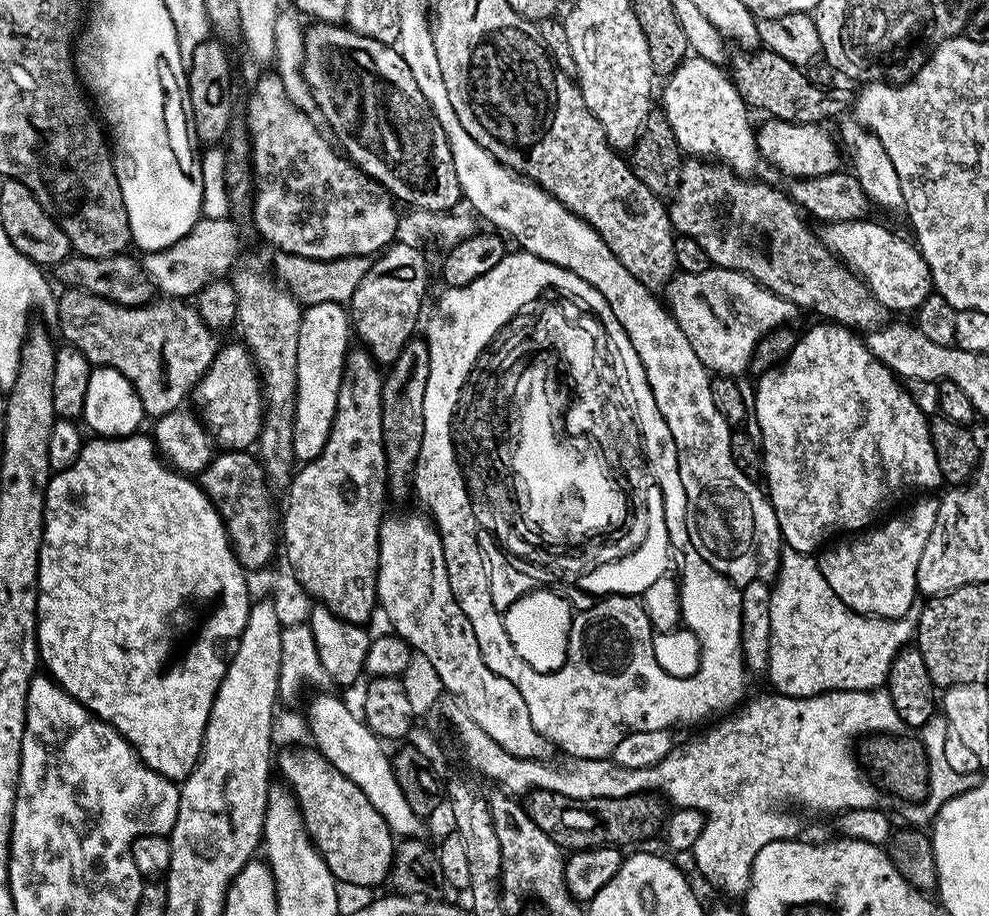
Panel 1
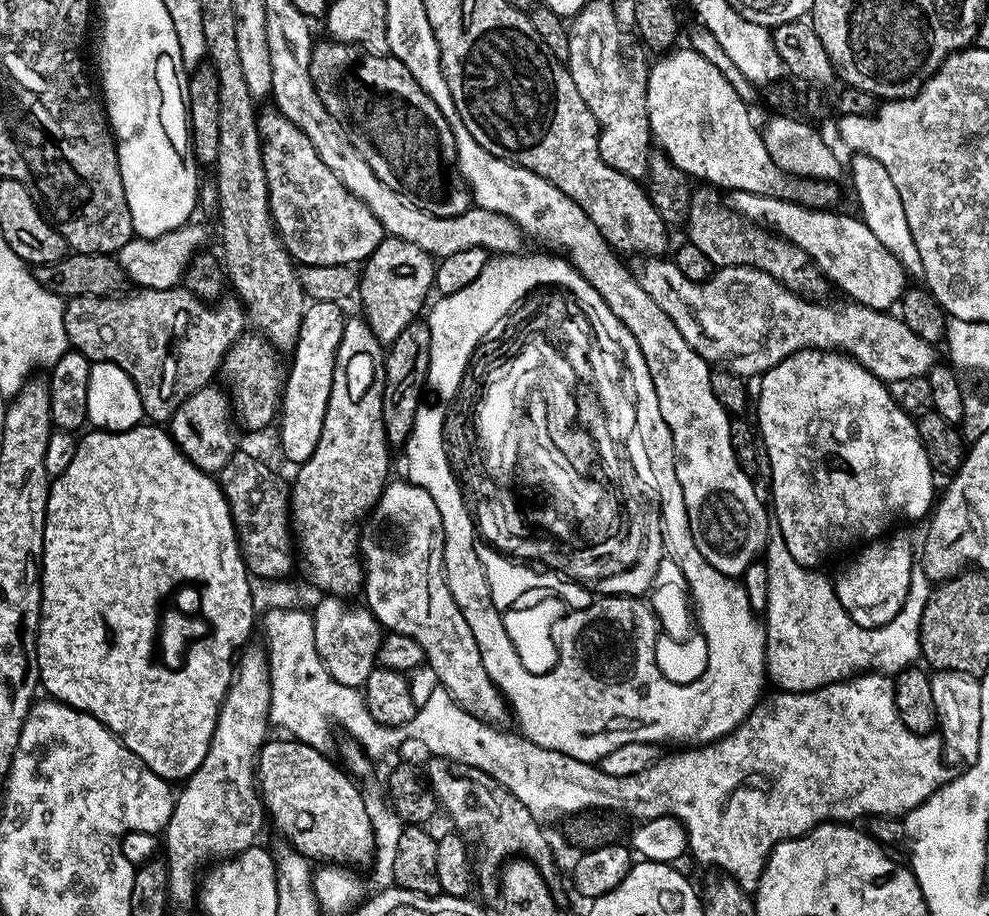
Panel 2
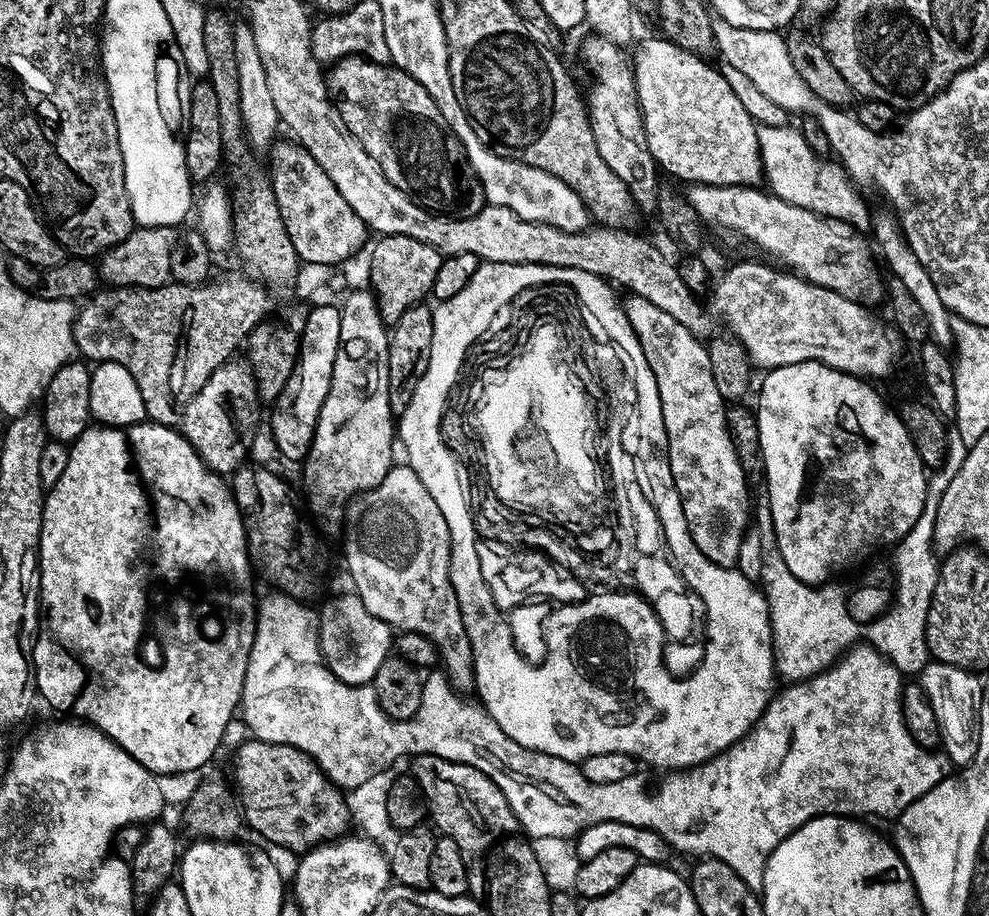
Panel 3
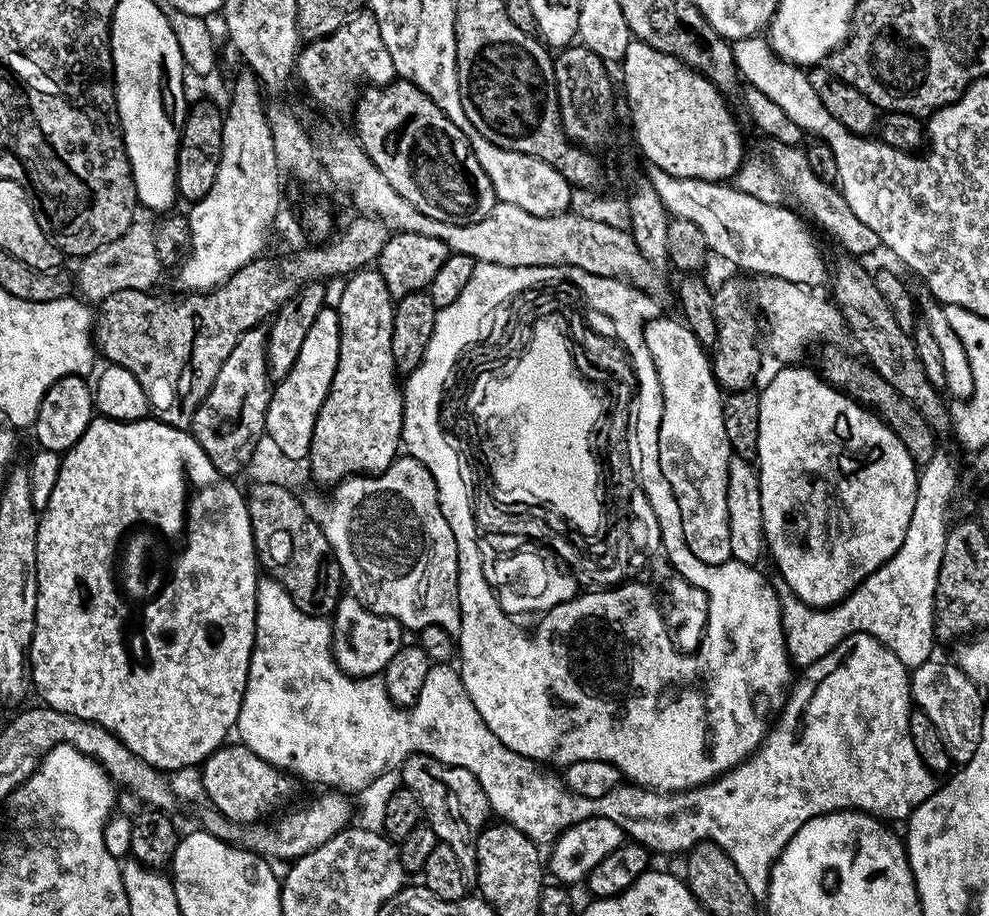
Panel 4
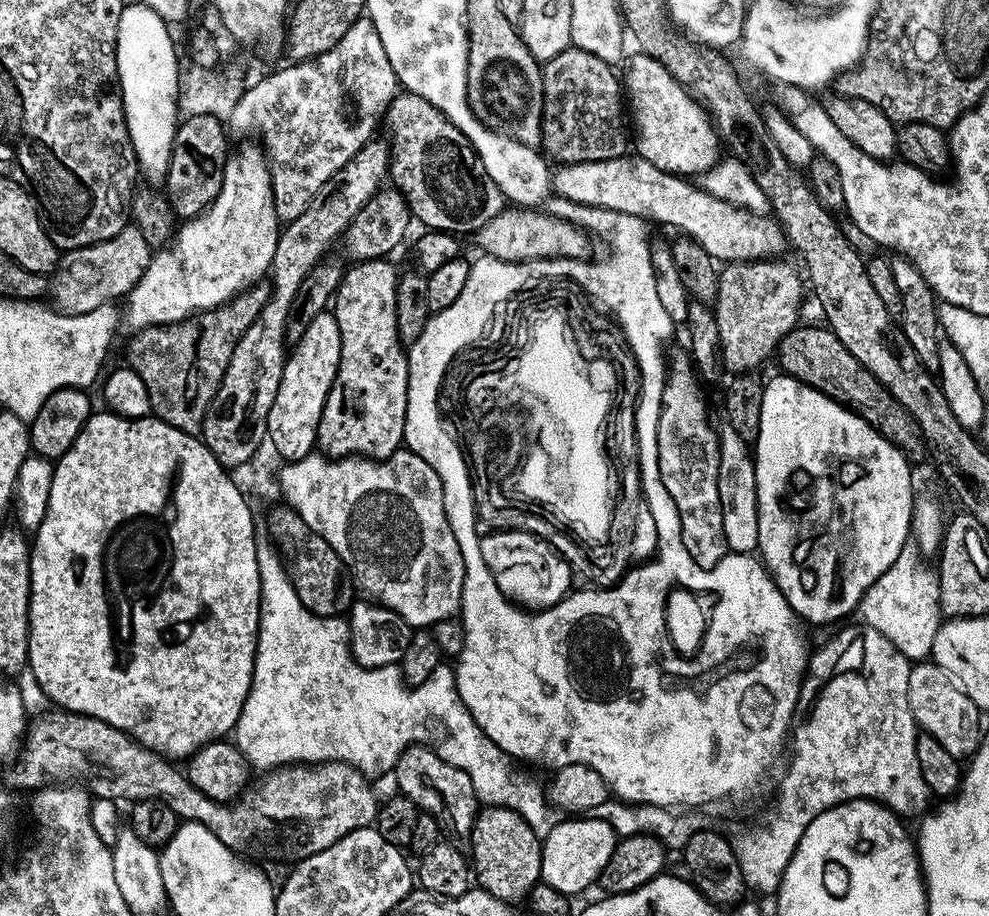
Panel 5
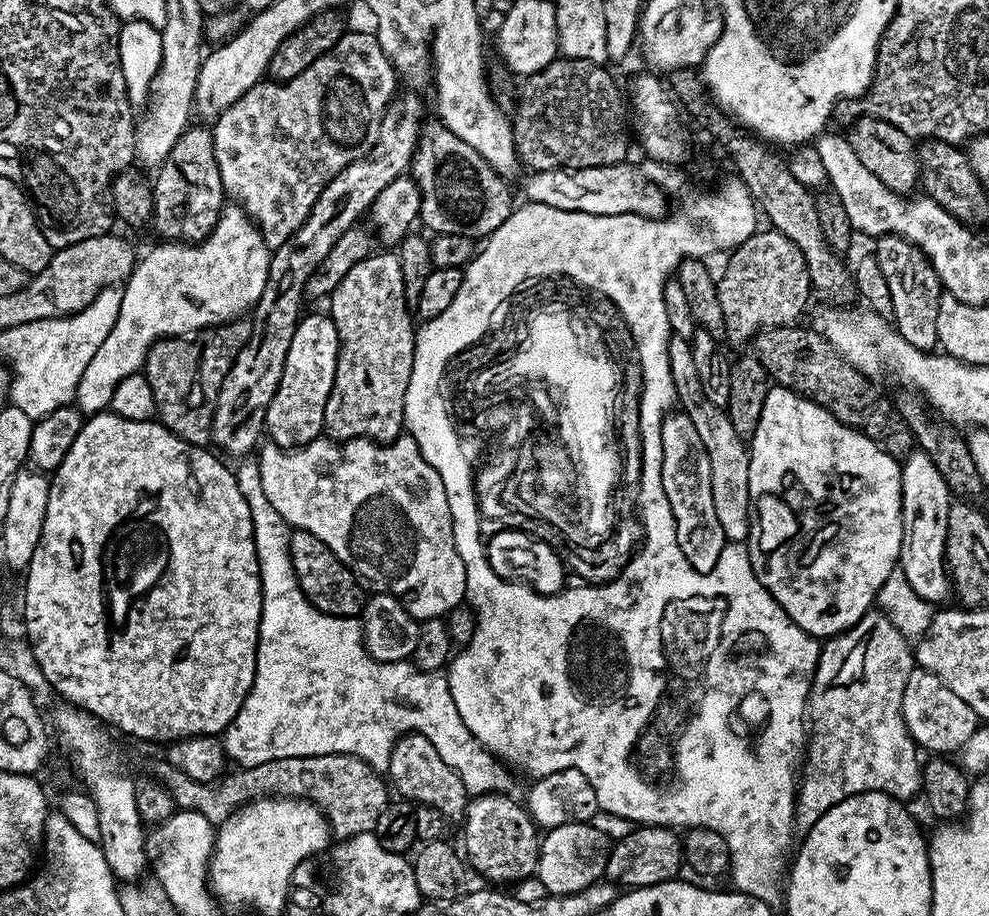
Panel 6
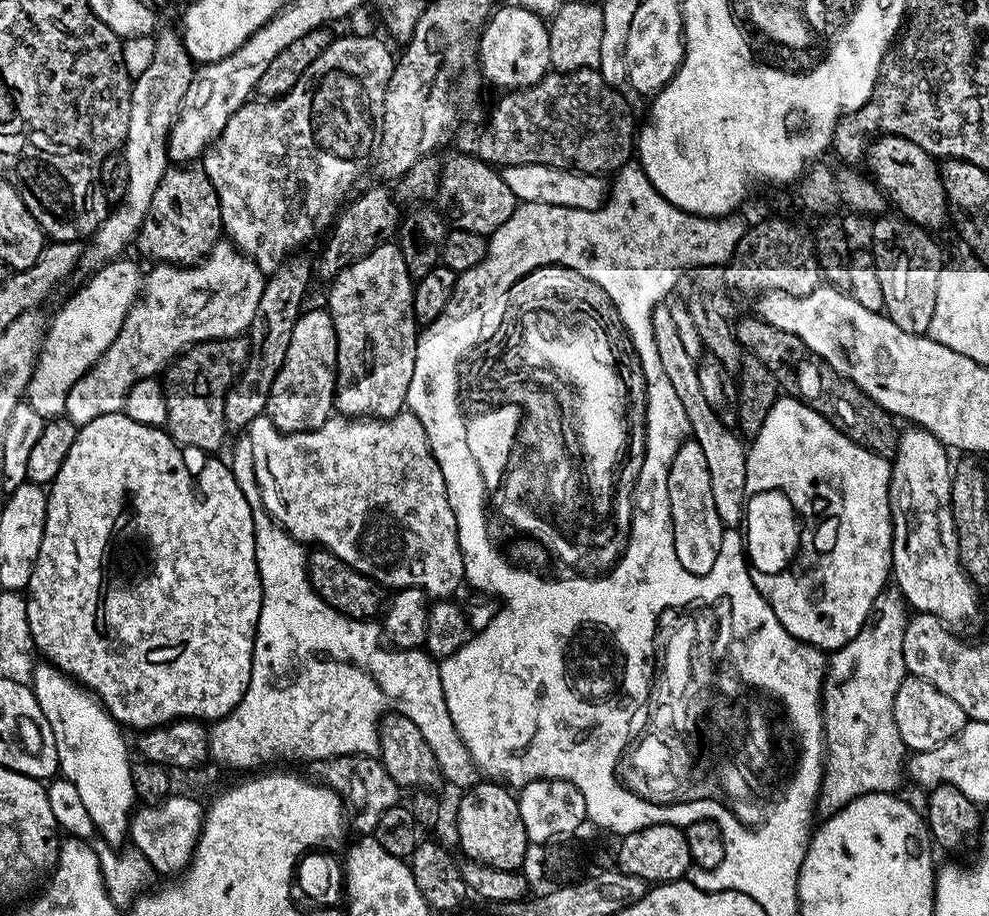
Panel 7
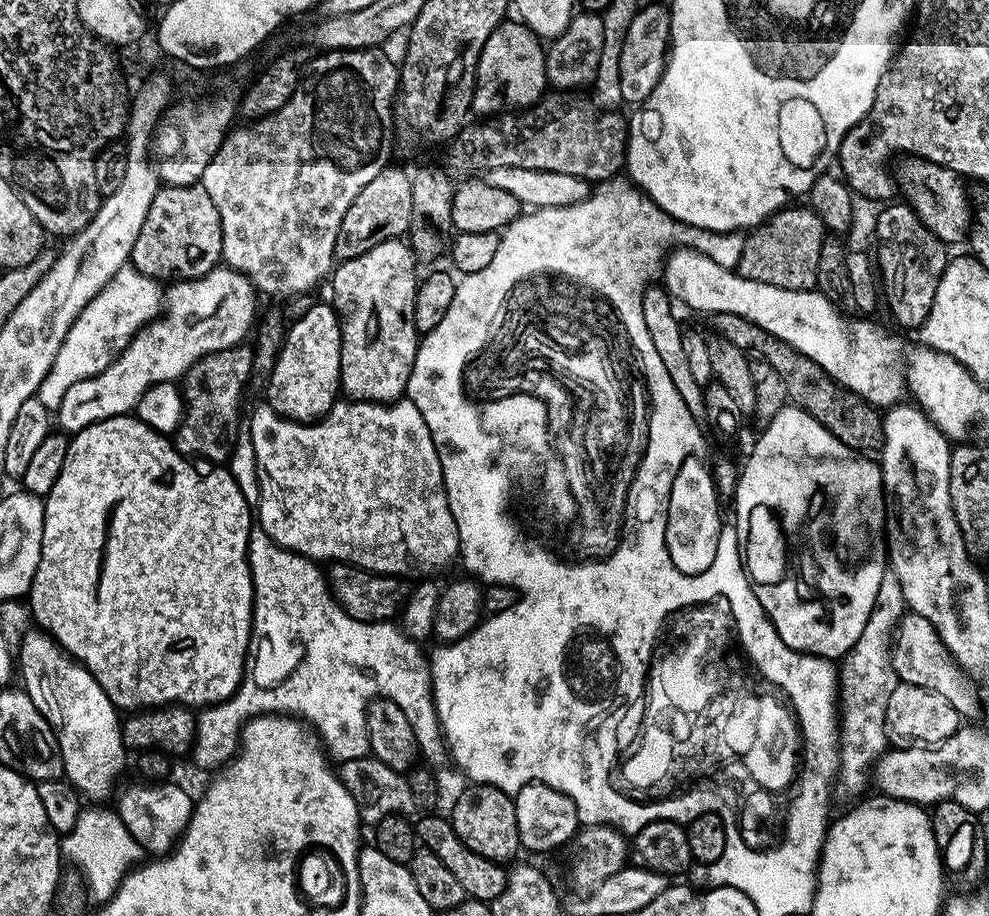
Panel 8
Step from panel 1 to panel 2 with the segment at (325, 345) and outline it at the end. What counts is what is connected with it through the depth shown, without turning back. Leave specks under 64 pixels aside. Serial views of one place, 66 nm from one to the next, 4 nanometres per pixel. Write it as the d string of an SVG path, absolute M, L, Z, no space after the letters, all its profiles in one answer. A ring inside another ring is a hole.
M312 300L304 309L296 350L290 356L290 367L286 372L278 409L280 448L292 466L305 464L314 454L318 438L322 438L322 422L326 418L330 386L334 382L336 351L346 319L346 312L340 308L343 307L334 300Z

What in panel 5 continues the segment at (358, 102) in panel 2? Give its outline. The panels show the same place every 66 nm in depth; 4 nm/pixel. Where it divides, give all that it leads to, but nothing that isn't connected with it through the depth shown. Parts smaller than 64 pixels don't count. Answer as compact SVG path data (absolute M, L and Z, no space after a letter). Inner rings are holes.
M401 91L389 101L386 120L387 116L389 126L396 131L396 148L394 144L390 152L391 183L404 196L411 215L417 221L420 219L425 229L453 234L474 234L499 212L504 211L506 201L502 190L498 190L494 178L486 174L486 166L482 166L472 143L464 137L462 130L458 130L458 126L454 126L454 122L445 118L433 104L426 102L426 98L413 92Z

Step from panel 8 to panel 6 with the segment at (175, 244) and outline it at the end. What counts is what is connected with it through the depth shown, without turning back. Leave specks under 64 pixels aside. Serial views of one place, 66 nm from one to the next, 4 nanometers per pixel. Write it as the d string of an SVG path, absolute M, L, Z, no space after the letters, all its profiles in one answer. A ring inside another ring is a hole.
M211 127L185 128L170 154L160 163L155 176L156 182L151 185L153 210L150 224L152 228L156 227L160 238L168 242L199 242L207 238L226 207L226 193L214 158Z

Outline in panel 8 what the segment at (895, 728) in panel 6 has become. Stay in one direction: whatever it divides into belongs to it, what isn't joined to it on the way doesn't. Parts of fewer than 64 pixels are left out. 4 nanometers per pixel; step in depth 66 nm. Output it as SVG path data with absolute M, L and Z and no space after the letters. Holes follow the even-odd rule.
M890 570L882 574L882 586L878 586L878 598L874 598L874 610L866 618L866 627L858 634L858 642L838 664L838 723L840 726L840 771L838 788L848 796L859 797L864 783L869 783L870 773L880 757L889 751L886 736L886 706L890 694L897 686L896 671L892 665L892 641L896 627L906 615L902 586Z

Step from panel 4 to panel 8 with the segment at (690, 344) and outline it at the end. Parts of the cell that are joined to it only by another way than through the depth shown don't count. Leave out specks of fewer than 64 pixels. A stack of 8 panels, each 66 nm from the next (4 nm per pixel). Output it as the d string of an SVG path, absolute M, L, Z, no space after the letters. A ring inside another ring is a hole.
M693 458L682 462L682 466L678 466L678 474L674 474L674 486L670 490L670 498L668 499L668 509L676 518L682 518L682 516L709 516L712 519L702 521L700 529L692 536L692 540L696 544L702 543L708 536L708 545L705 548L698 549L696 556L688 557L684 553L684 539L688 536L687 530L680 528L680 526L674 526L670 530L670 538L666 541L666 550L670 554L670 562L674 562L674 566L682 574L690 574L691 576L702 576L711 573L714 554L718 554L718 538L722 527L721 521L716 521L720 516L722 500L717 495L713 473L710 471L709 465L704 465L702 461L703 459Z

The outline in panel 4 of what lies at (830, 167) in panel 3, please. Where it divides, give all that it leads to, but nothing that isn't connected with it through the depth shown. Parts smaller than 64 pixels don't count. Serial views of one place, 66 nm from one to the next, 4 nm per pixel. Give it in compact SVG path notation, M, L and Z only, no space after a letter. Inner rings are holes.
M778 141L771 143L770 158L774 168L774 176L768 174L762 180L754 181L745 185L745 191L754 194L760 201L777 204L783 199L781 190L790 194L803 206L802 209L810 218L832 237L836 238L839 244L849 252L849 255L864 258L866 254L872 254L881 249L881 242L878 234L870 230L870 226L859 221L858 216L850 209L846 202L844 193L835 185L828 184L820 179L810 168L806 152L798 146L790 146Z

